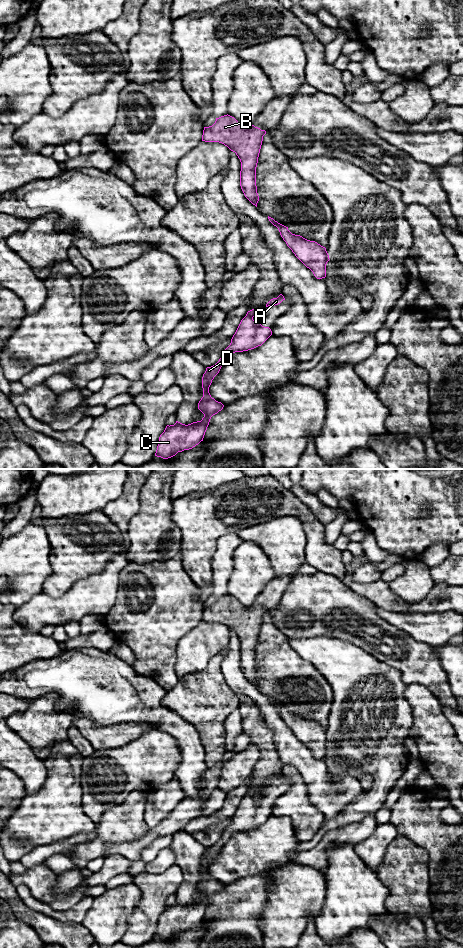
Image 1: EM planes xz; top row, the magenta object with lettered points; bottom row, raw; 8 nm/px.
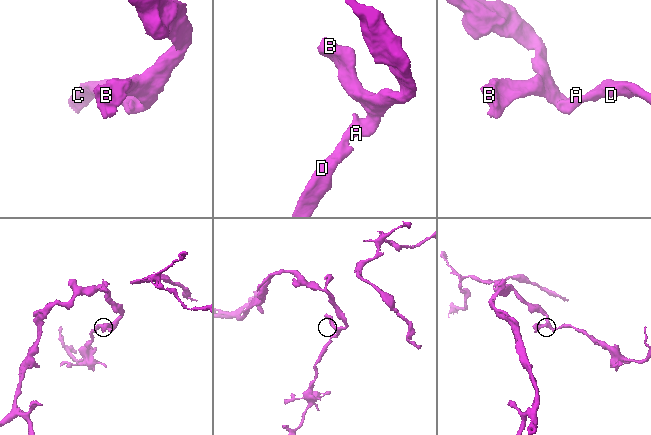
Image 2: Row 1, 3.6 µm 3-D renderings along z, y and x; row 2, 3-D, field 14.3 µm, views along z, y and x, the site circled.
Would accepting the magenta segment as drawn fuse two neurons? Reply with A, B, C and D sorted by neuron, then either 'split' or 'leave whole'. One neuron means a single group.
A B C D; leave whole

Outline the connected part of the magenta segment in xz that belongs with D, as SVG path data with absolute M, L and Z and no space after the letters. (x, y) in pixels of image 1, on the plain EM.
M256 788L247 792L241 800L230 825L223 831L219 841L207 847L202 857L203 877L198 883L198 889L204 894L201 901L185 905L178 901L174 905L167 905L160 915L155 936L168 939L178 932L189 930L203 921L205 912L213 895L221 891L224 885L211 877L209 867L221 847L235 832L243 832L261 826L271 815L269 807L256 803L253 797L262 790Z

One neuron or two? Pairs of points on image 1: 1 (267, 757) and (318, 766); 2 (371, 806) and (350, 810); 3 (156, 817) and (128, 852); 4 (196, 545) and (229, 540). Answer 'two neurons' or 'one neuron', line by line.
1: two neurons
2: one neuron
3: two neurons
4: two neurons

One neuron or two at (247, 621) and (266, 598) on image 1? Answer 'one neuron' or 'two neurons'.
one neuron

